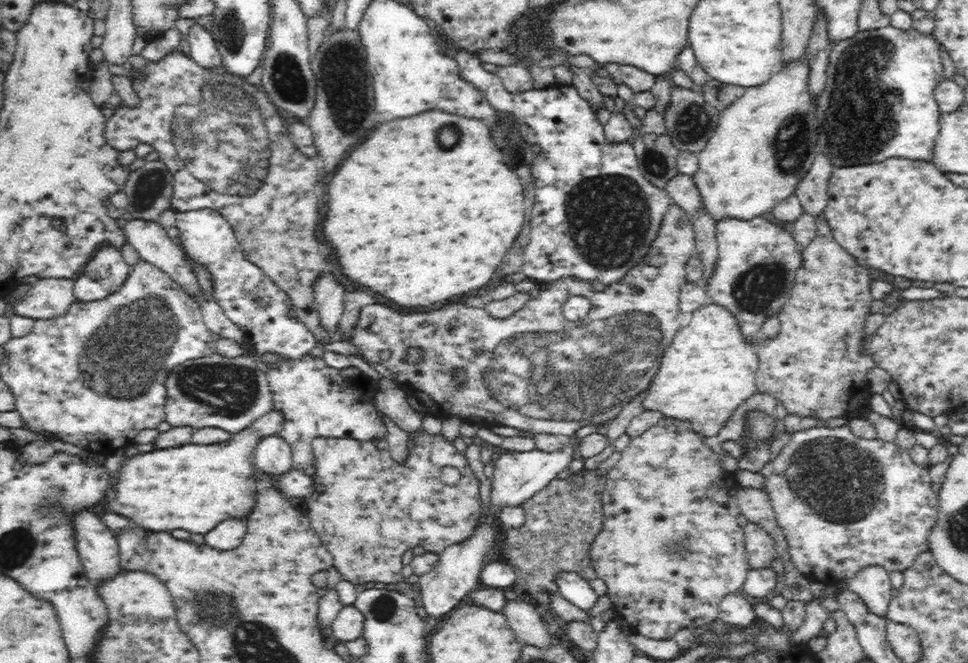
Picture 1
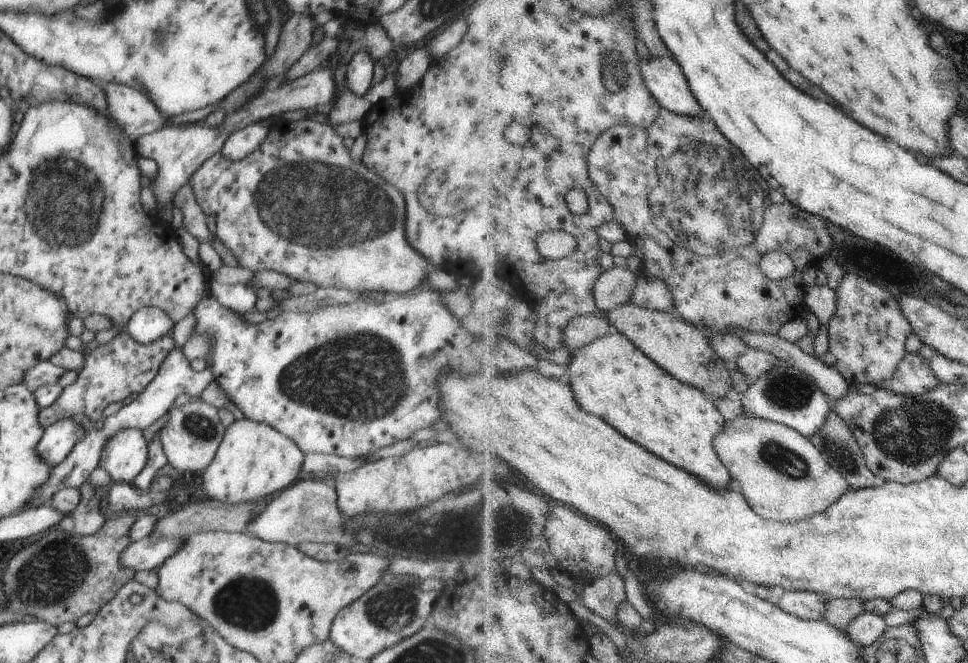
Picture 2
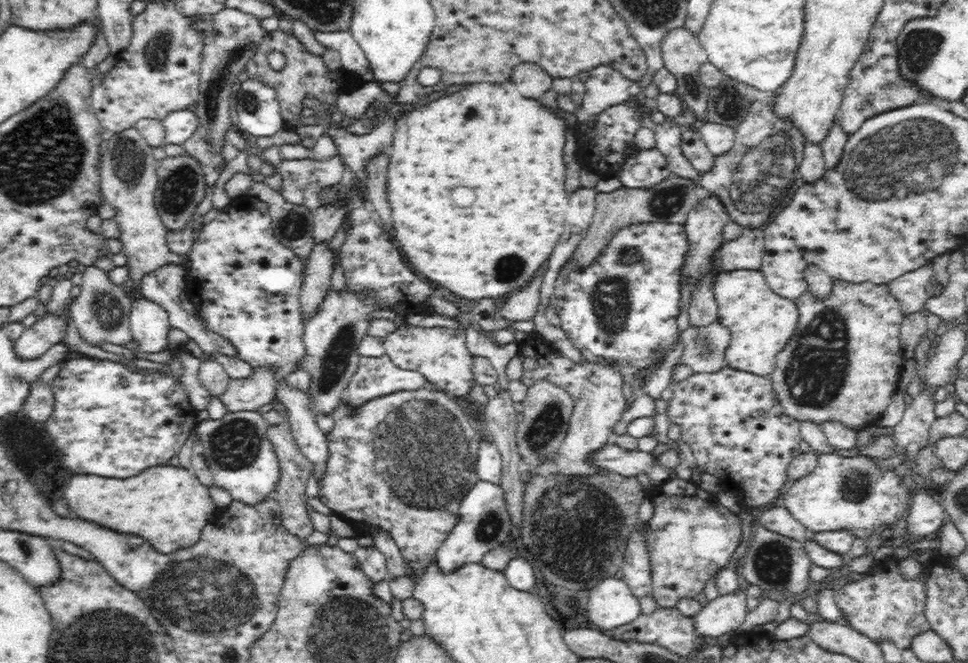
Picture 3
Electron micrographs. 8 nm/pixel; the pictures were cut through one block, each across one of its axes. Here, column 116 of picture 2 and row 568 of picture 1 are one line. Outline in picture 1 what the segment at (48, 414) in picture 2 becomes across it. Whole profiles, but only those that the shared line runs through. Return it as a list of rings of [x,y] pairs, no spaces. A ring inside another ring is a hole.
[[[424,430],[418,433],[409,434],[409,441],[412,441],[412,447],[409,448],[408,458],[404,462],[396,462],[392,460],[392,457],[386,451],[380,451],[374,441],[384,440],[384,439],[374,439],[370,441],[356,441],[352,438],[333,438],[333,437],[319,437],[311,442],[312,450],[312,464],[316,468],[312,479],[316,483],[325,486],[324,492],[315,491],[311,495],[305,498],[305,502],[308,506],[308,518],[311,520],[311,525],[316,531],[316,534],[321,537],[322,544],[329,550],[333,556],[333,566],[335,566],[336,571],[340,573],[341,580],[348,580],[352,584],[364,584],[366,582],[381,582],[387,587],[392,587],[397,582],[403,581],[402,576],[402,556],[406,550],[410,548],[416,548],[420,546],[426,553],[440,554],[447,546],[465,541],[469,539],[477,524],[479,523],[480,514],[482,514],[482,501],[480,501],[480,494],[478,493],[478,487],[480,482],[478,478],[474,475],[474,471],[469,467],[469,462],[467,458],[464,457],[464,452],[460,453],[450,441],[446,441],[442,434],[430,435]],[[446,466],[453,466],[458,469],[461,474],[460,480],[454,485],[448,485],[442,482],[440,477],[442,476],[442,468]]]

